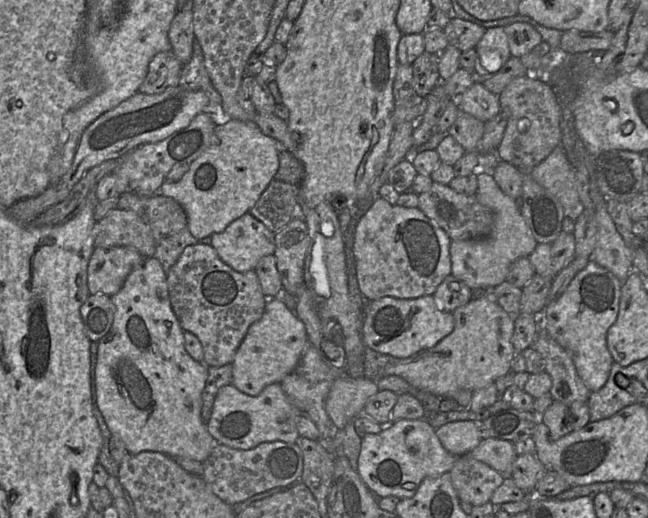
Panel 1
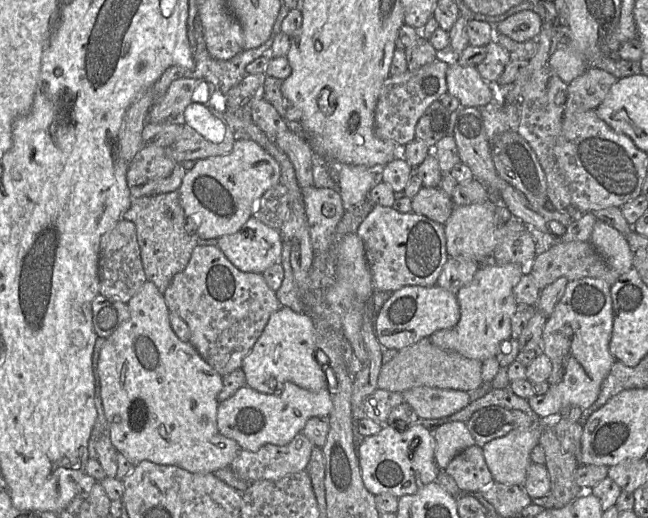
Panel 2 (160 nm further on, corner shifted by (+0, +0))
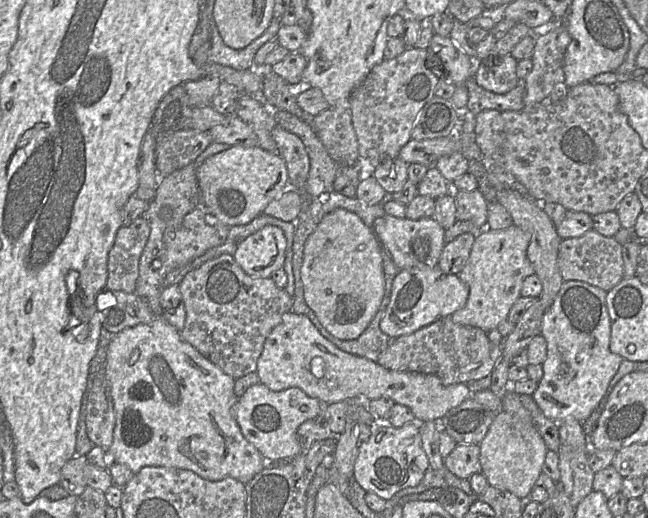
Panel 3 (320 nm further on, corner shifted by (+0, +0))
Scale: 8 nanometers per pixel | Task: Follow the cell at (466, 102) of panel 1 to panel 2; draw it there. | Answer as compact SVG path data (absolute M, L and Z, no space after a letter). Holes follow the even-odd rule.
M451 59L446 72L448 93L457 98L460 107L481 108L499 94L497 88L486 82L476 67L463 67Z

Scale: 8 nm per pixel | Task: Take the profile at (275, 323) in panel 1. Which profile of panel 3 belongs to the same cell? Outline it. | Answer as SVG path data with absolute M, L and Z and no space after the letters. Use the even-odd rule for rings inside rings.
M292 310L283 314L281 322L273 328L266 338L262 353L257 361L256 373L259 382L272 391L297 387L311 398L316 398L327 404L350 398L375 400L389 397L395 403L411 409L418 422L441 419L450 409L459 406L467 398L470 398L470 391L464 383L445 385L435 375L389 370L382 367L378 362L344 352L323 337L307 316L295 314Z

